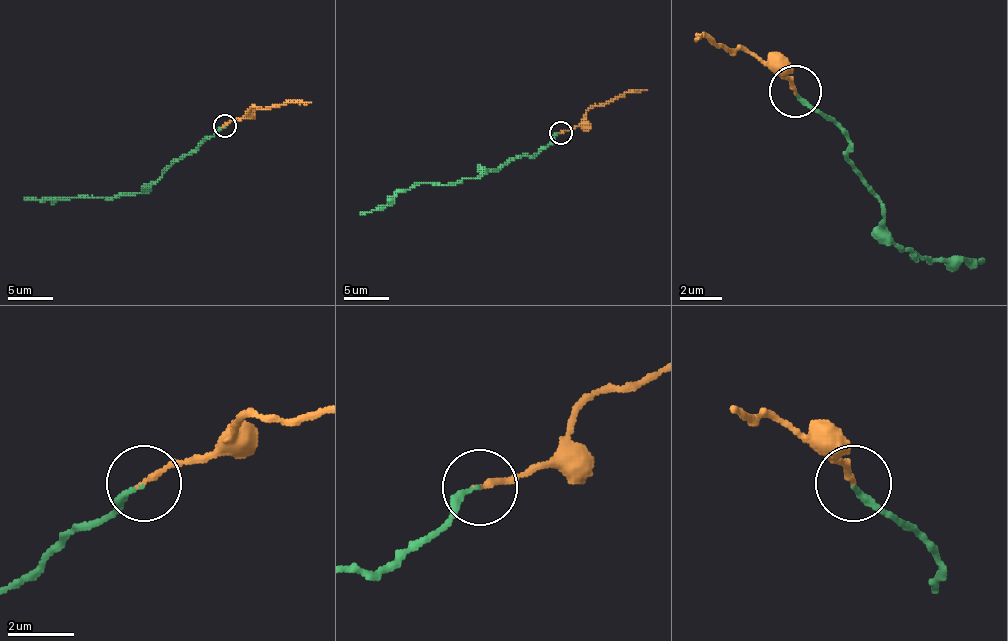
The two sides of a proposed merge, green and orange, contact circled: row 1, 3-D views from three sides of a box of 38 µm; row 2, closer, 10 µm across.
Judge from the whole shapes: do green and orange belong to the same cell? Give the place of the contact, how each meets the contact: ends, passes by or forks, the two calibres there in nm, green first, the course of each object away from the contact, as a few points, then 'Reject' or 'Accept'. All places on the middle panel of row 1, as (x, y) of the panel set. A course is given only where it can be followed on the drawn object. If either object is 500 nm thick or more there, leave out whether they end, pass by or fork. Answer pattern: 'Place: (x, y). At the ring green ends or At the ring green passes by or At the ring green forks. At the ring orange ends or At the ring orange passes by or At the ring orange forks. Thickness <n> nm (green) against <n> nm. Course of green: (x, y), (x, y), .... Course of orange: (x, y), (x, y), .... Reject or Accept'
Place: (561, 132). At the ring green ends. At the ring orange ends. Thickness 170 nm (green) against 170 nm. Course of green: (561, 133), (536, 153), (516, 155), (500, 169), (448, 185), (414, 183), (385, 205), (360, 214). Course of orange: (561, 133), (575, 128), (590, 108), (604, 106), (627, 92), (647, 90). Accept

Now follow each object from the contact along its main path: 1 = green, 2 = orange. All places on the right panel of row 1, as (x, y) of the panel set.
1: (796, 90), (843, 132), (849, 163), (880, 200), (885, 231), (917, 258), (912, 258), (964, 263), (985, 258)
2: (796, 90), (739, 48), (733, 53), (697, 38)

